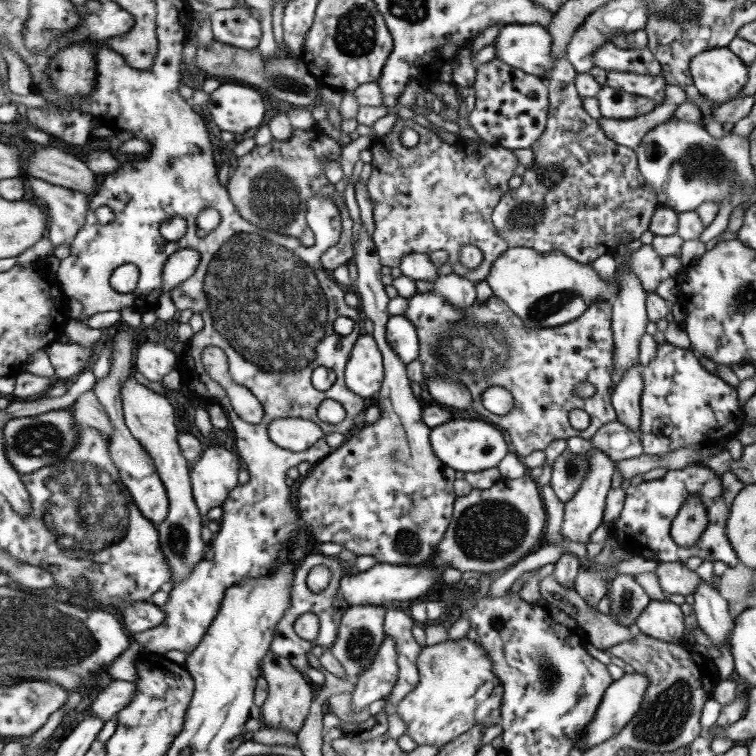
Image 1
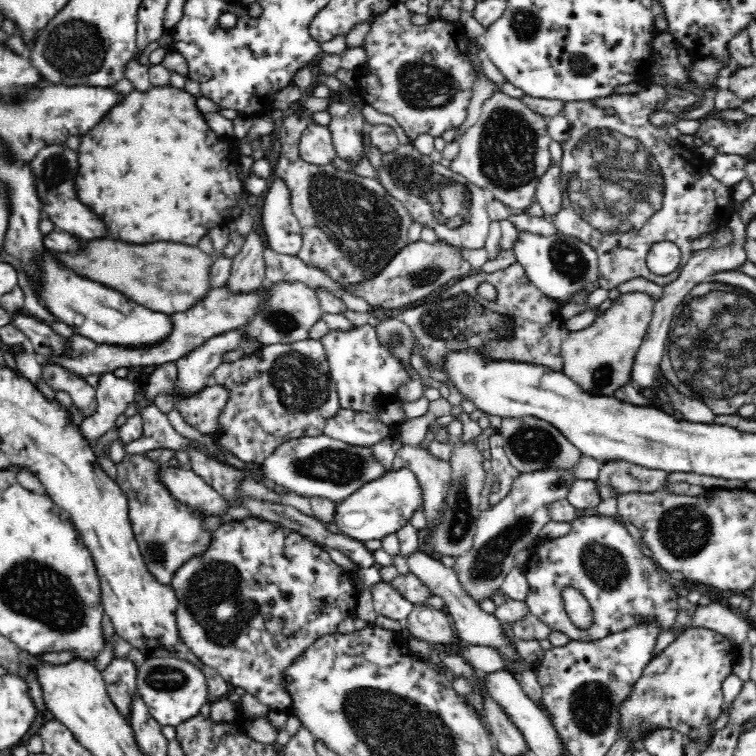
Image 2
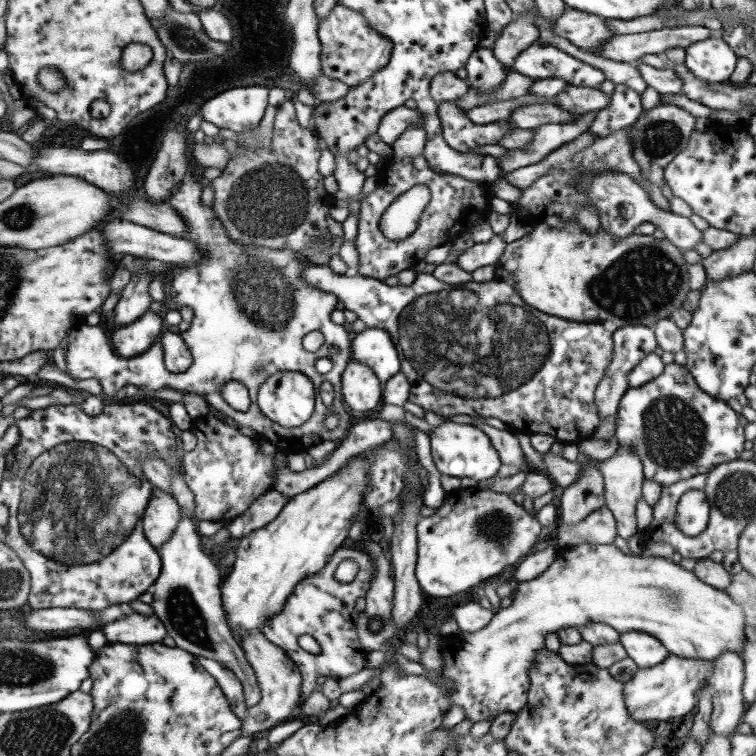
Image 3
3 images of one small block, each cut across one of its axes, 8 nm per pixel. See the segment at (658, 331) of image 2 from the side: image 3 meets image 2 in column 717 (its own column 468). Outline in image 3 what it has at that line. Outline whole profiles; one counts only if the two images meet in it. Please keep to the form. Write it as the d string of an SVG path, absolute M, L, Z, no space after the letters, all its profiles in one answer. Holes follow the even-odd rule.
M493 234L493 238L491 238L489 242L485 242L485 244L475 244L475 246L471 246L471 248L463 250L463 252L457 256L455 264L457 264L463 272L469 272L469 274L471 274L473 270L477 270L477 268L481 268L481 266L497 264L497 260L503 256L505 246L507 246L507 244L501 242L501 236L495 236L495 234Z

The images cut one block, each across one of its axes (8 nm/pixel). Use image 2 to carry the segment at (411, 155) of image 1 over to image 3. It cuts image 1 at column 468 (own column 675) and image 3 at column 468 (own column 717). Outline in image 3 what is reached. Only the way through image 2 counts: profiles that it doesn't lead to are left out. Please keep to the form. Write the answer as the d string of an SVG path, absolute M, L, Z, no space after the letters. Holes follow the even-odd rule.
M423 152L419 156L405 156L405 158L393 158L387 156L387 160L377 170L377 188L371 190L365 198L361 198L361 214L357 224L357 236L355 236L355 250L359 254L359 276L385 280L387 276L397 276L403 270L413 268L417 262L423 260L427 250L435 246L449 244L457 240L461 234L469 232L475 224L485 222L491 214L489 202L491 192L485 182L469 182L465 178L453 176L453 174L435 174L429 170L427 160ZM413 186L427 186L431 198L427 206L423 208L417 228L411 232L411 236L403 240L387 240L379 228L383 212L409 188Z

